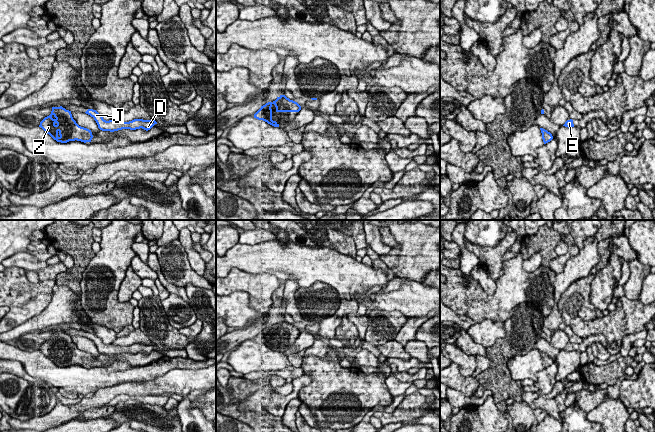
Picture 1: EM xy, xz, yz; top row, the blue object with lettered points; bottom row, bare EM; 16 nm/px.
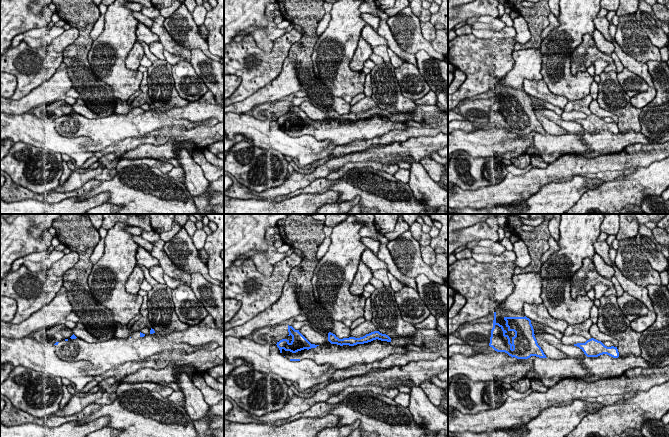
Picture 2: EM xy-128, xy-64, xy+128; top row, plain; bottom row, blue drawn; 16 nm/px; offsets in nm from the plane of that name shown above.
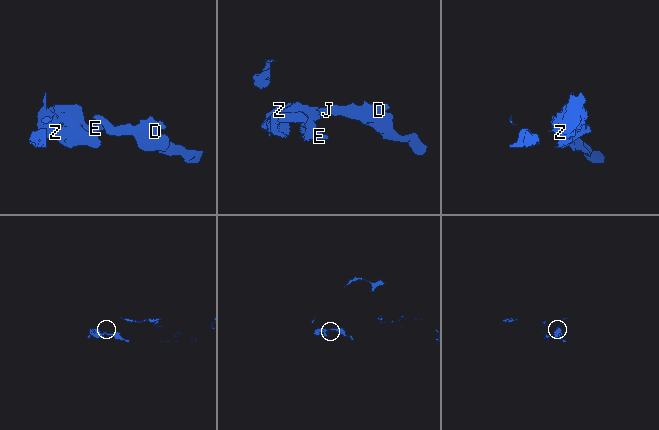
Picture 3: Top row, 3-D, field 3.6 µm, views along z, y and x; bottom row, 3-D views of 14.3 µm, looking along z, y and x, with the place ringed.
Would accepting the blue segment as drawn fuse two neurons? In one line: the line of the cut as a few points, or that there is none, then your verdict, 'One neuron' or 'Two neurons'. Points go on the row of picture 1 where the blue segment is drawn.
No split. One neuron

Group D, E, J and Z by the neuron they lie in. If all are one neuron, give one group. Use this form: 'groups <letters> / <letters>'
groups D E J Z

